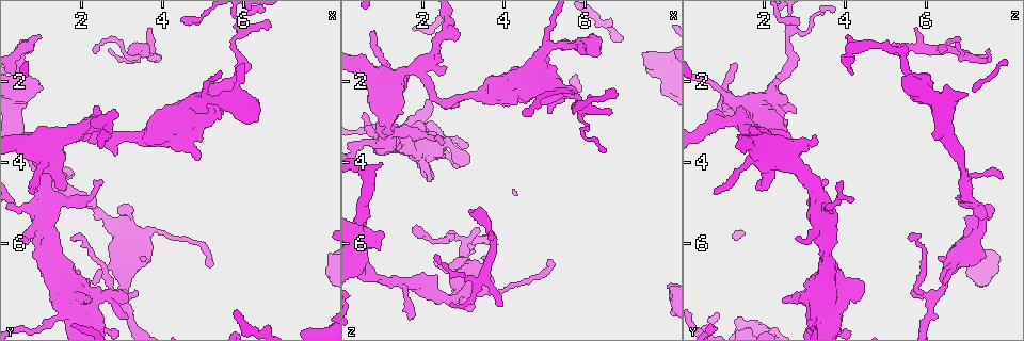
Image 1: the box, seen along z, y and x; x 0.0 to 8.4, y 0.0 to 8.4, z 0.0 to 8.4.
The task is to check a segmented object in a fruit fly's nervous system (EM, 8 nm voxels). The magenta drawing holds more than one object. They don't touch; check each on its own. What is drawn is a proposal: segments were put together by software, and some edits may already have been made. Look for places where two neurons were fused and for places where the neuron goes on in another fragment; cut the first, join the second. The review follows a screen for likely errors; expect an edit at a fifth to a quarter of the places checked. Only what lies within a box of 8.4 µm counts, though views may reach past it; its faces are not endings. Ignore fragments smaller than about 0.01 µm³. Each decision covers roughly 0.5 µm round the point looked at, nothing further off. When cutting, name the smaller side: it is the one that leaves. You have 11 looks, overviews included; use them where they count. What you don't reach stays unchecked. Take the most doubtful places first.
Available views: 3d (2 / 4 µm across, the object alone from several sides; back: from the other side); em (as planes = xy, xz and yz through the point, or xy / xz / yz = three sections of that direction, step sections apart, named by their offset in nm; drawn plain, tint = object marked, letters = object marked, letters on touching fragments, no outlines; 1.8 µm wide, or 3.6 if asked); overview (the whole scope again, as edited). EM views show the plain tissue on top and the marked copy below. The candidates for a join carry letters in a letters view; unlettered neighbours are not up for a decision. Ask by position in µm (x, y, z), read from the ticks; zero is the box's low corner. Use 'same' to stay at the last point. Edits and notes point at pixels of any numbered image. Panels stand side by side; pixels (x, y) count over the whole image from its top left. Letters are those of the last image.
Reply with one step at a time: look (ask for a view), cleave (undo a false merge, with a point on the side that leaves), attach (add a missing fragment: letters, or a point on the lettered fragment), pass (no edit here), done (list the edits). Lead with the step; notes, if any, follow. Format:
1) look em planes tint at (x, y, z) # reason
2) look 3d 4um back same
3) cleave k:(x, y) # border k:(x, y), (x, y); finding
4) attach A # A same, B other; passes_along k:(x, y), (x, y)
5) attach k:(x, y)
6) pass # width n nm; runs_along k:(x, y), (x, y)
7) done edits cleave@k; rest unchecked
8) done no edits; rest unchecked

look em planes letters at (5.45, 2.50, 1.15) # branch point

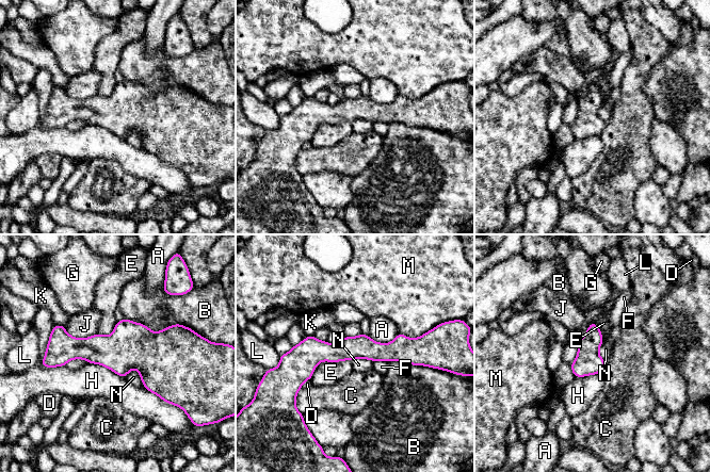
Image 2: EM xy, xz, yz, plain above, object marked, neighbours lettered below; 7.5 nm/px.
pass # A other, B other, C other, D other, E other, F other, G other, H other, J other, K other, L other, M other, N other; border 2:(124, 377), (134, 369), (145, 388); one neuron here

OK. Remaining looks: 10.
look em yz step 8 tint at (5.95, 0.75, 2.60) # branch point

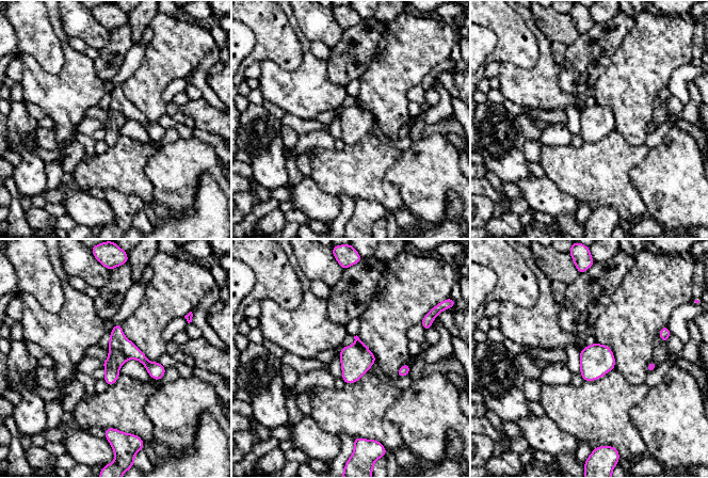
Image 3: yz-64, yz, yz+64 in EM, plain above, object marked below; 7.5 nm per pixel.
look em planes letters same # cut it another way

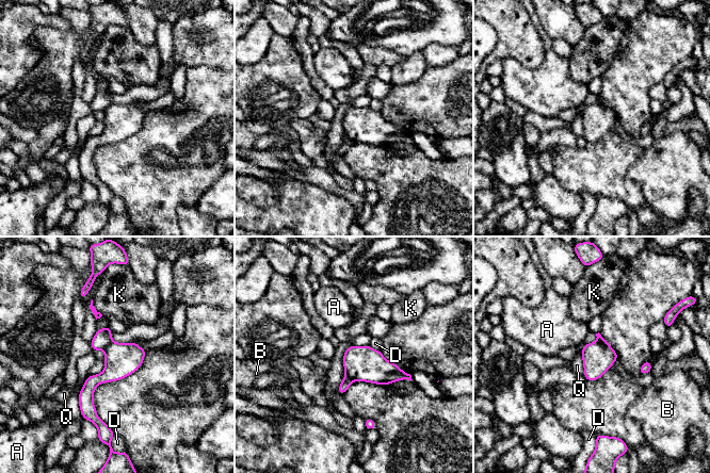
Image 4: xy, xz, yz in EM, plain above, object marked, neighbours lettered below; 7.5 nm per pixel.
cleave 4:(599, 338) # A other, B other, D other, K other, Q other; border 4:(596, 340), (609, 346); two neurons meet here

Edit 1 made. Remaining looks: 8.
look 3d 2um at (1.60, 4.65, 1.80) # an open end

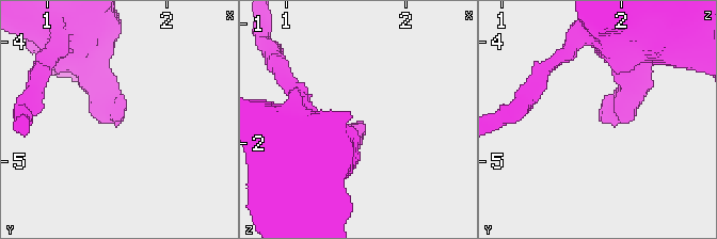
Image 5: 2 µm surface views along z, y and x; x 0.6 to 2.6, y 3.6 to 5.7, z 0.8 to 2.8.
look em planes letters at (1.62, 4.64, 1.78) # now the EM

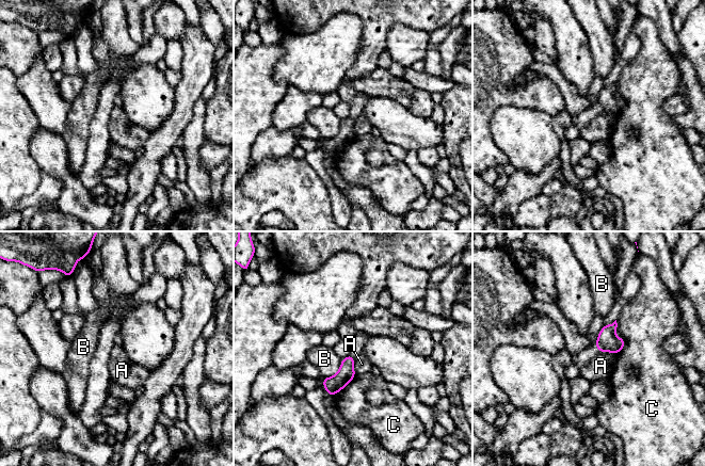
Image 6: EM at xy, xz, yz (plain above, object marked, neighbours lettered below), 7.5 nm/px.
pass # A other, B other, C other; border 6:(598, 351), (610, 351), (615, 356); none of them fits

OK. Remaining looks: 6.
look em planes letters at (2.25, 6.95, 6.45) # tapers out

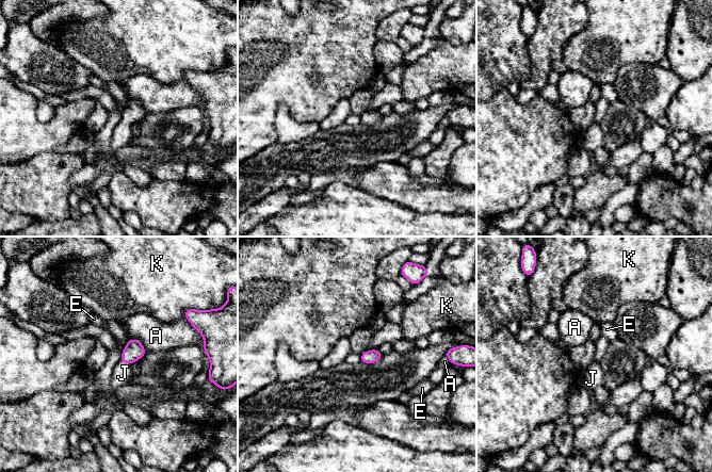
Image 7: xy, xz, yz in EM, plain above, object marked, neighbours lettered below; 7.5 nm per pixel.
attach J # width 100 nm; longest_contact A 170 nm; A other, E other, J same, K other; the neuron continues

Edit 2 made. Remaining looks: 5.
look 3d 4um at (2.45, 4.45, 3.60) # free end

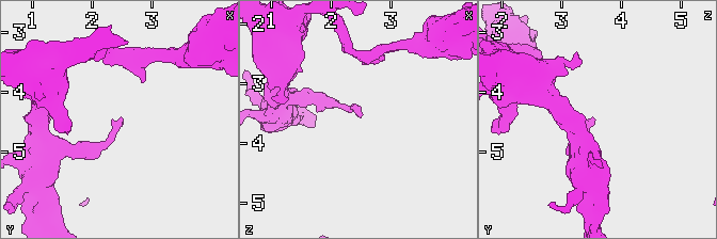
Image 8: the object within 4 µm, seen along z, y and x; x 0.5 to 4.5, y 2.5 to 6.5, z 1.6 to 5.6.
look em xz step 8 letters at (2.50, 4.45, 3.60) # need the tissue

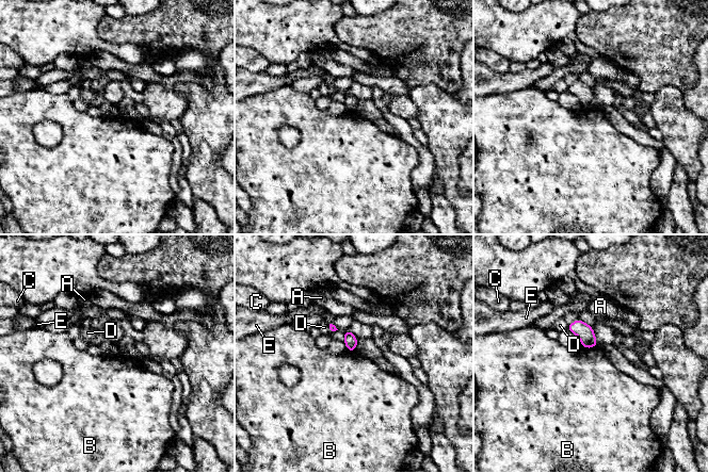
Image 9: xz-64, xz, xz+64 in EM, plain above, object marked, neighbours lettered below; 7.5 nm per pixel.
look em planes letters same

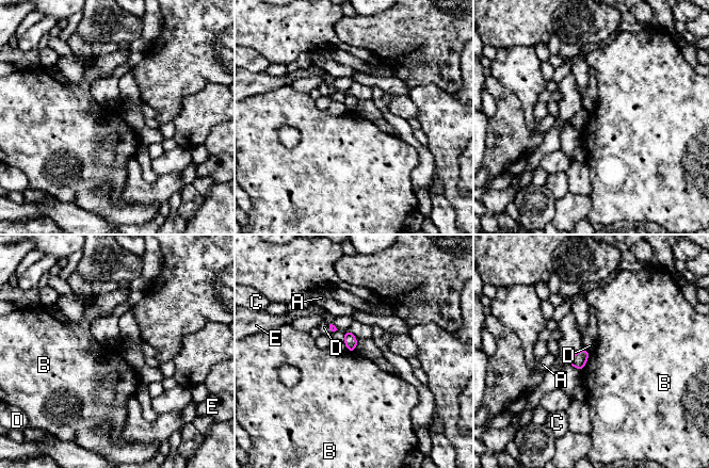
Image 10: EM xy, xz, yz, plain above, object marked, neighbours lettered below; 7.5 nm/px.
pass # A other, B other, C other, D other, E other; border 10:(591, 354), (586, 364), (580, 370); none of them fits

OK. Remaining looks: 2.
done edits cleave@4, attach@7; rest unchecked

